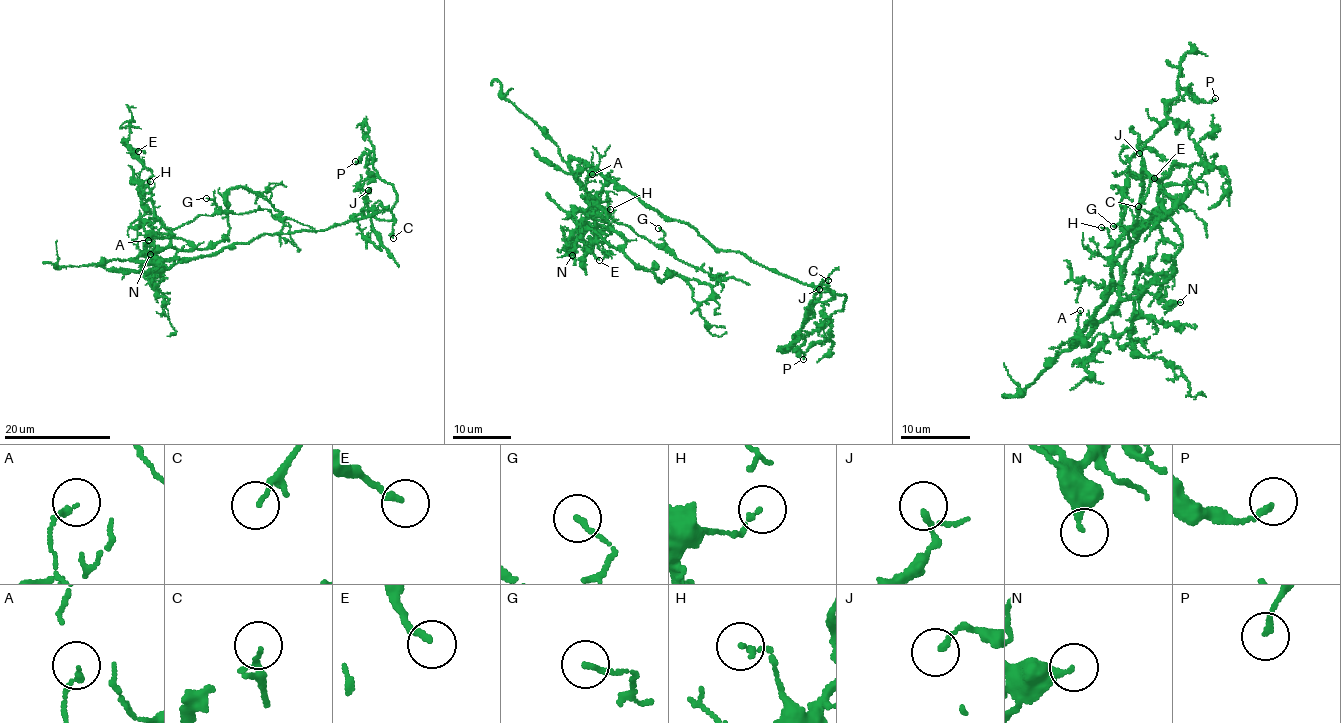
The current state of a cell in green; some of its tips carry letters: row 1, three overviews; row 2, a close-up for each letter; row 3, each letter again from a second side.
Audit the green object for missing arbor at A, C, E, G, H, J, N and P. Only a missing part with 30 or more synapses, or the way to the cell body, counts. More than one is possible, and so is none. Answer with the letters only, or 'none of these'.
none of these

